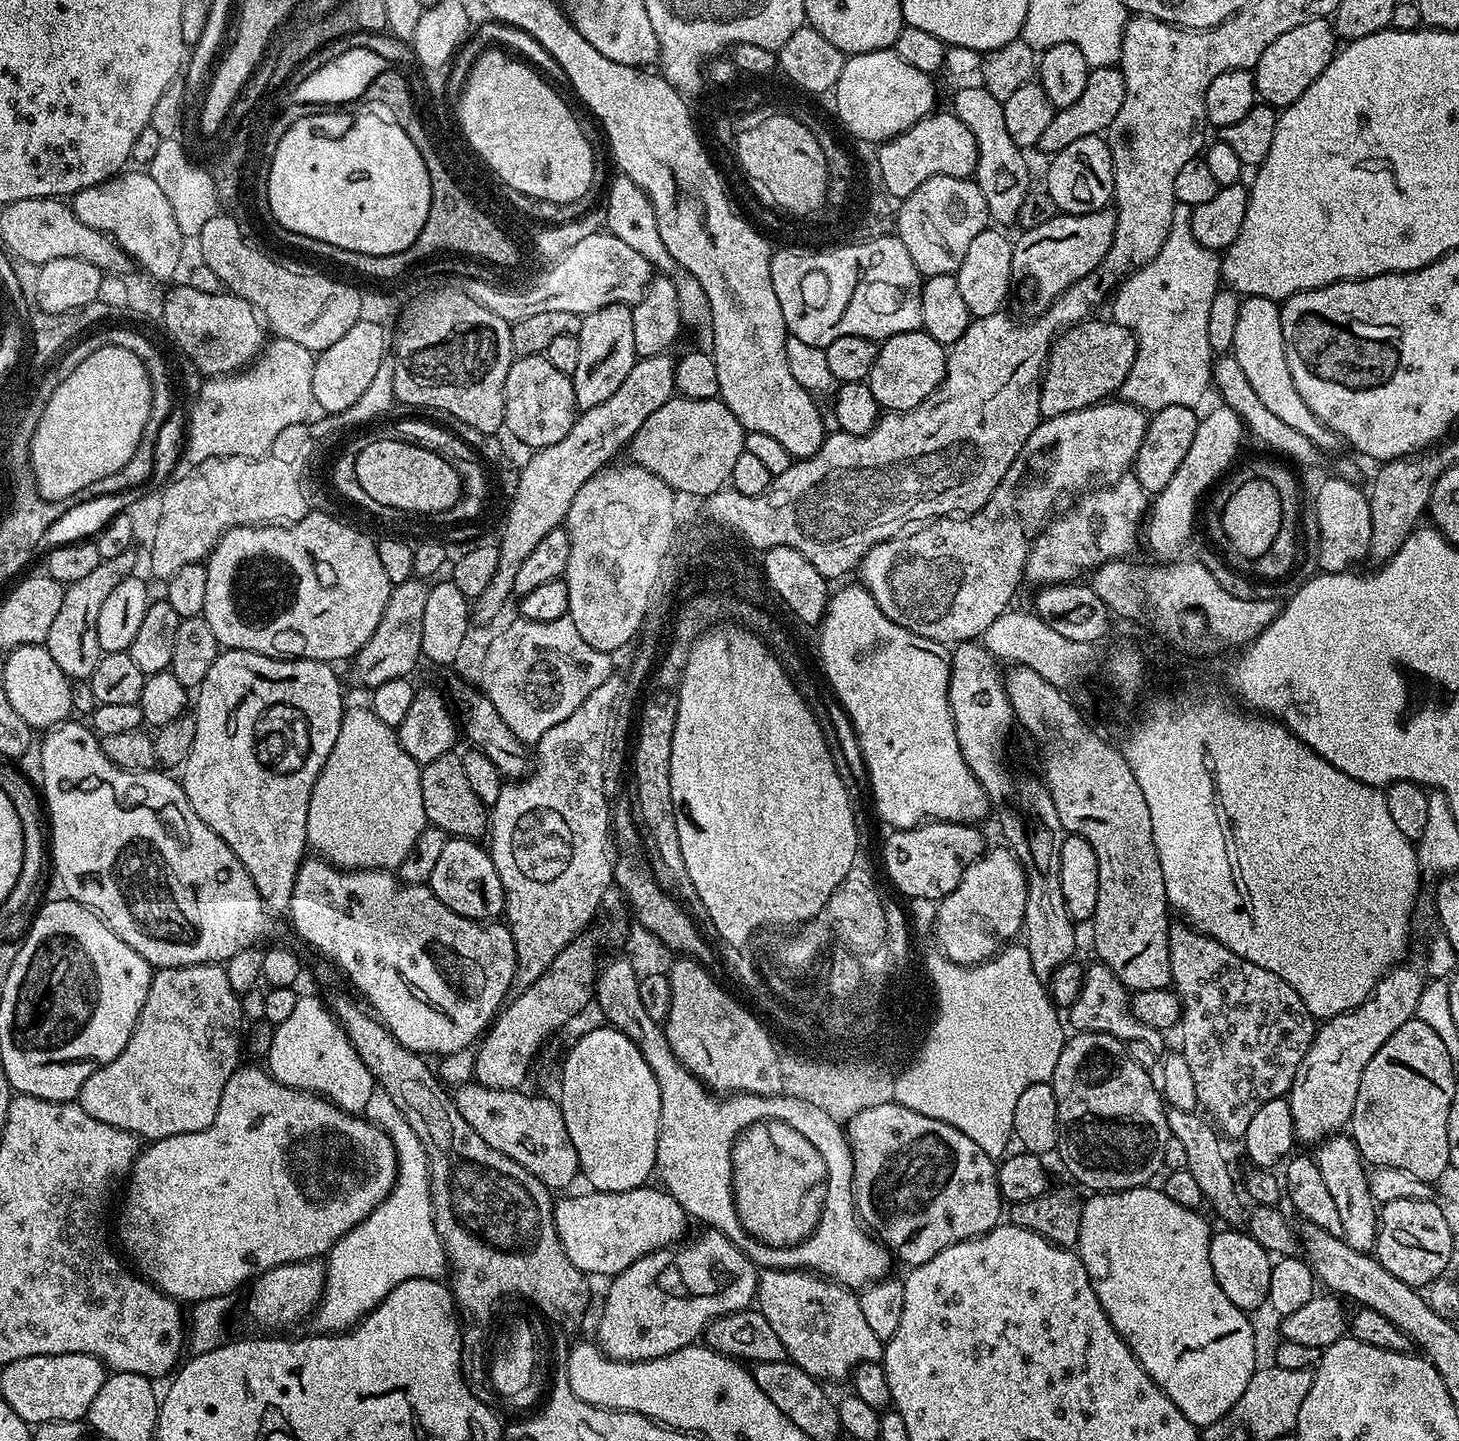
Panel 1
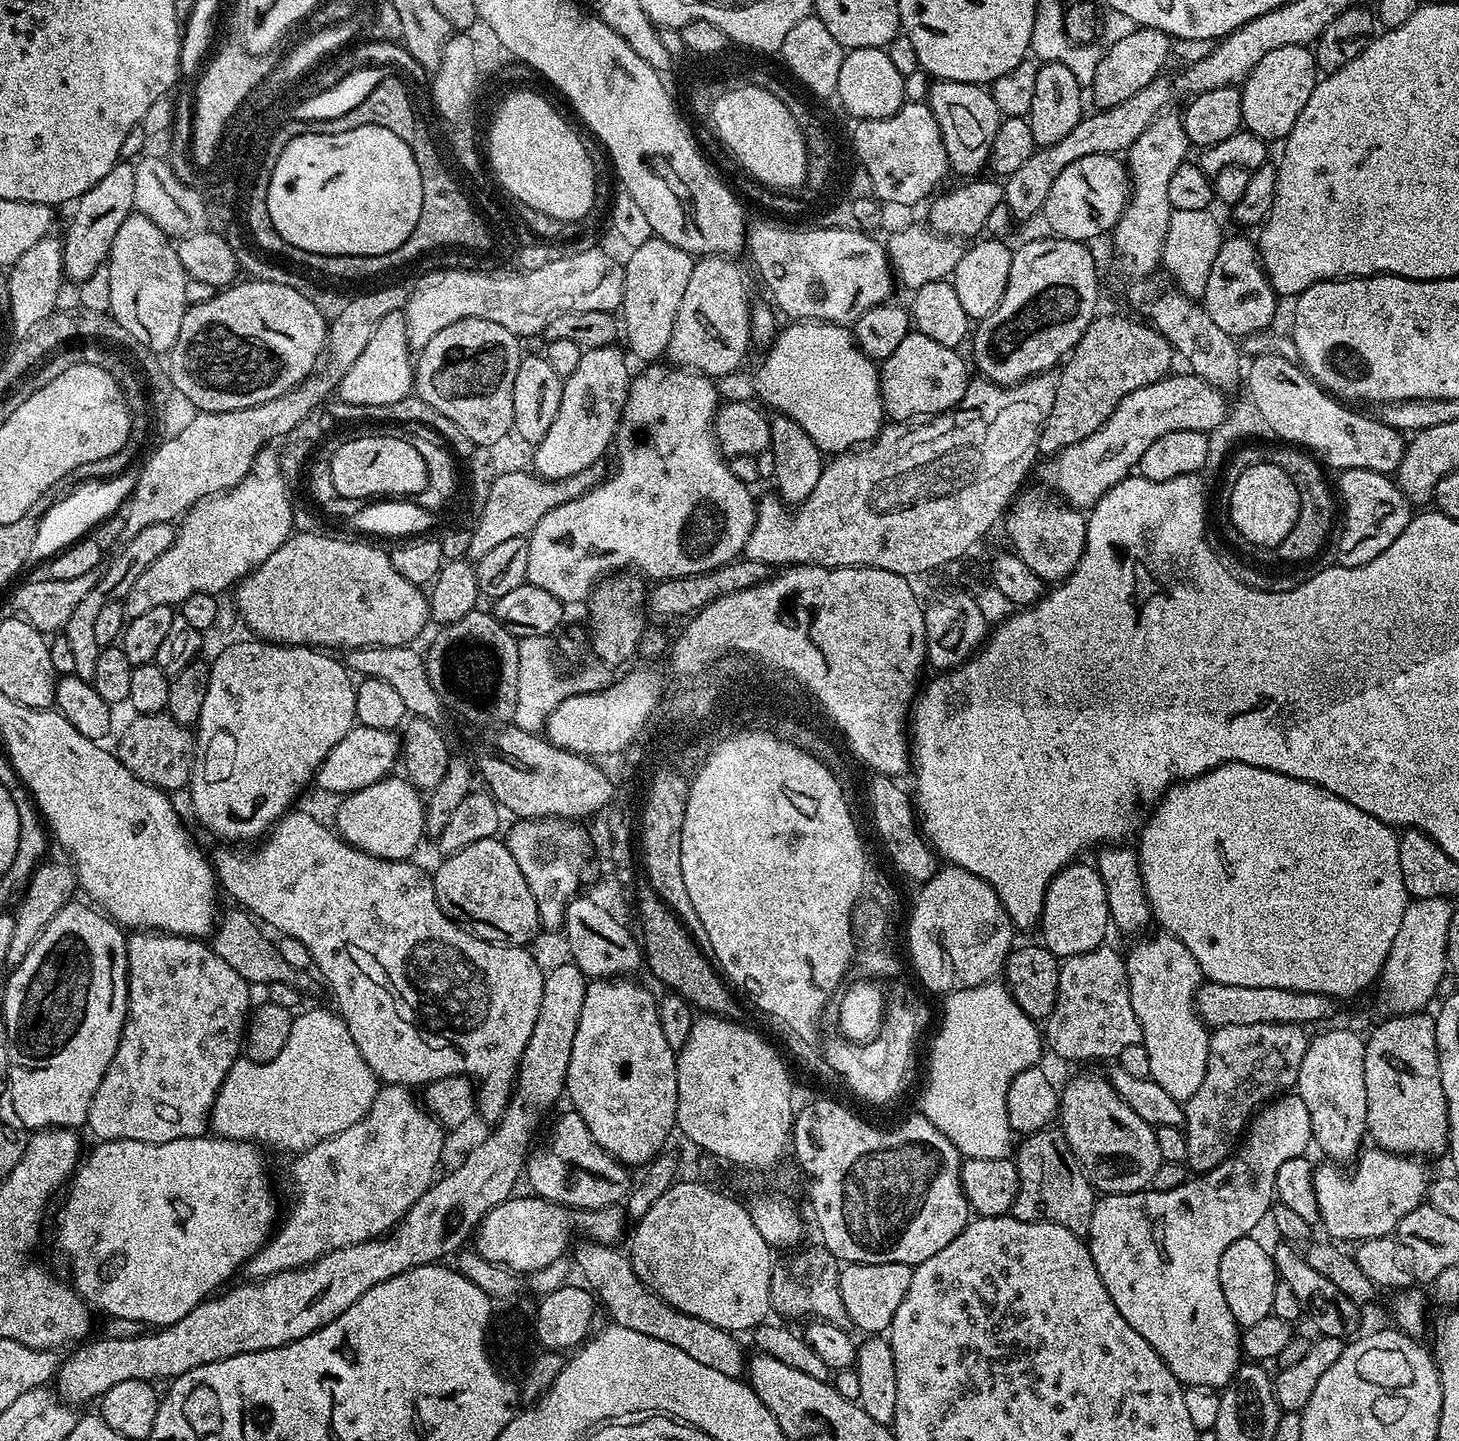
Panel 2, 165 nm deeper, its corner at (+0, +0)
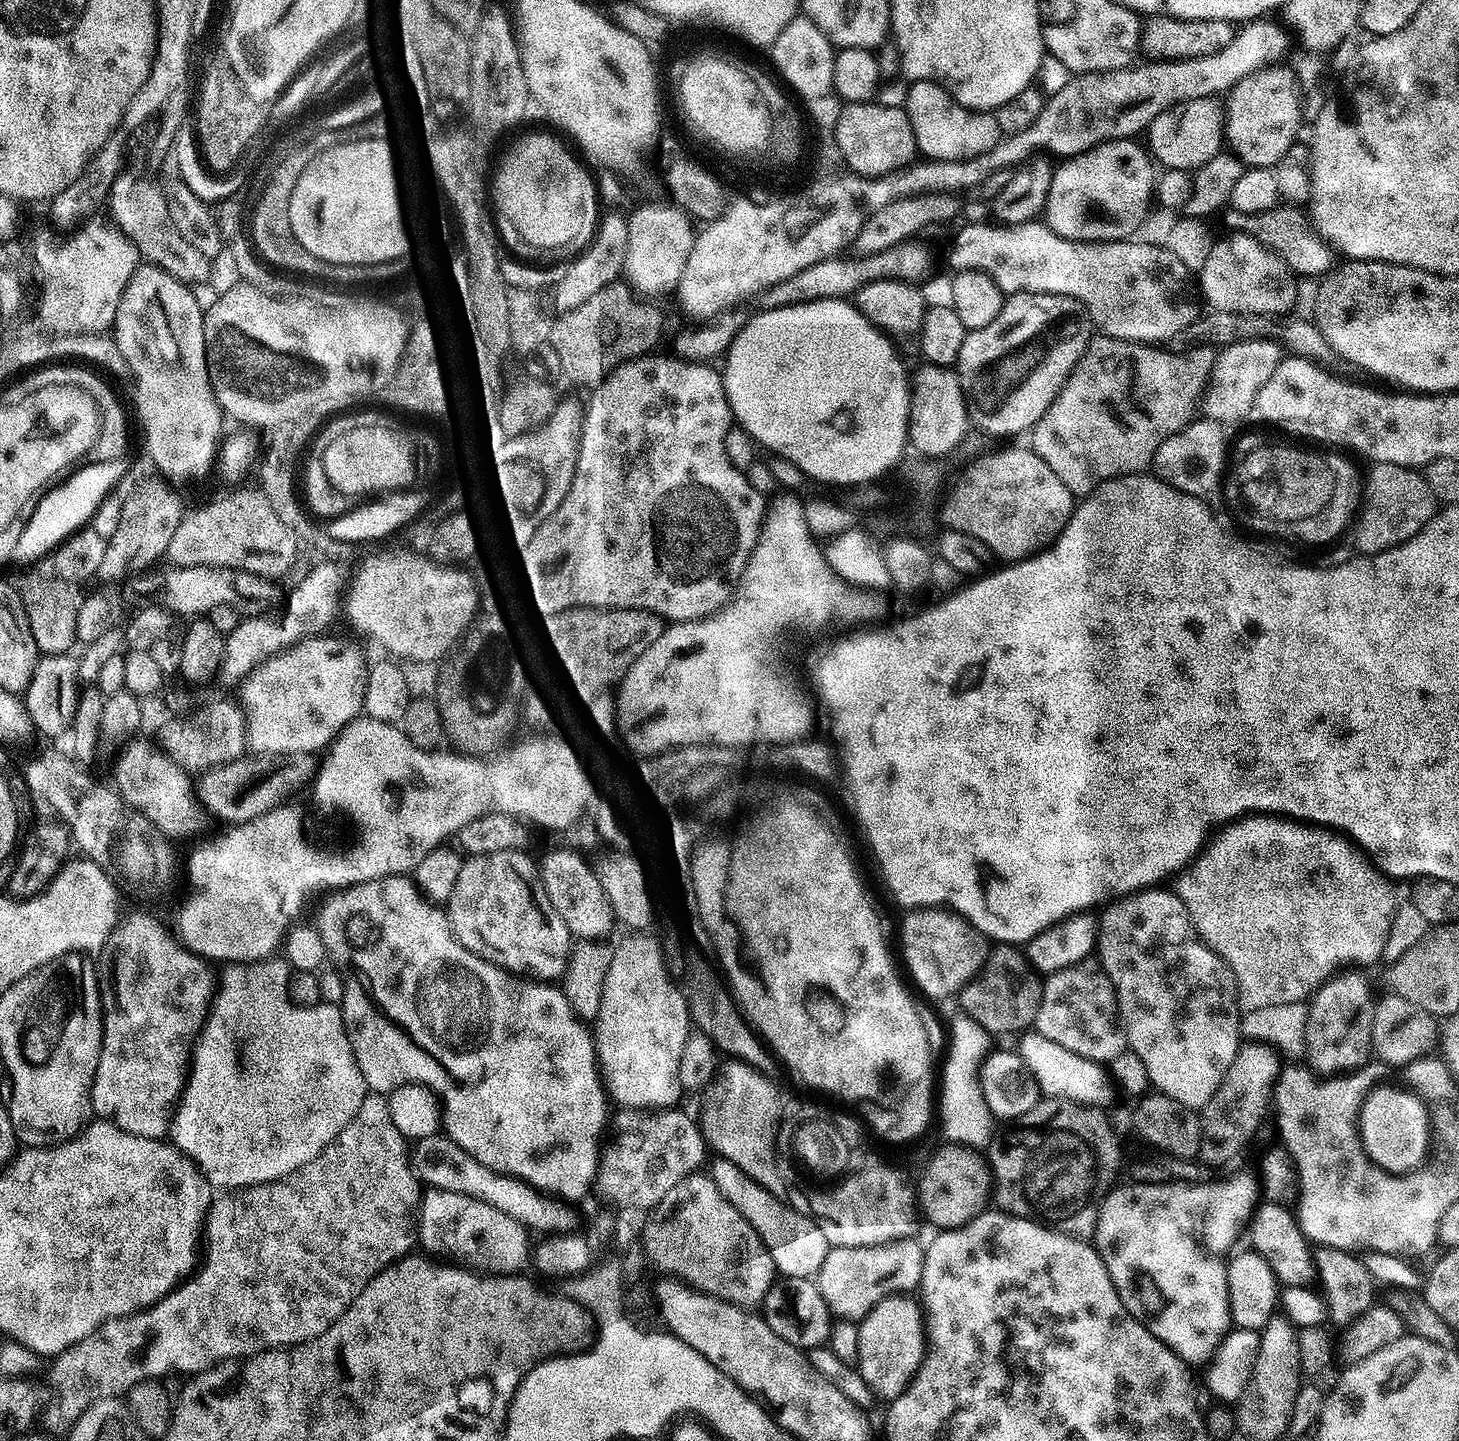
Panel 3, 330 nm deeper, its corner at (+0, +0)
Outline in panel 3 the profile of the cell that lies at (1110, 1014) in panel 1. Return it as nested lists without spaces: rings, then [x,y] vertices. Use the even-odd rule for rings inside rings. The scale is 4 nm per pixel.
[[[1089,958],[1066,970],[1051,973],[1043,981],[1042,1002],[1038,1006],[1035,1031],[1058,1046],[1066,1046],[1070,1054],[1082,1054],[1105,1066],[1126,1050],[1126,1037],[1116,1006],[1116,991],[1099,959]]]

